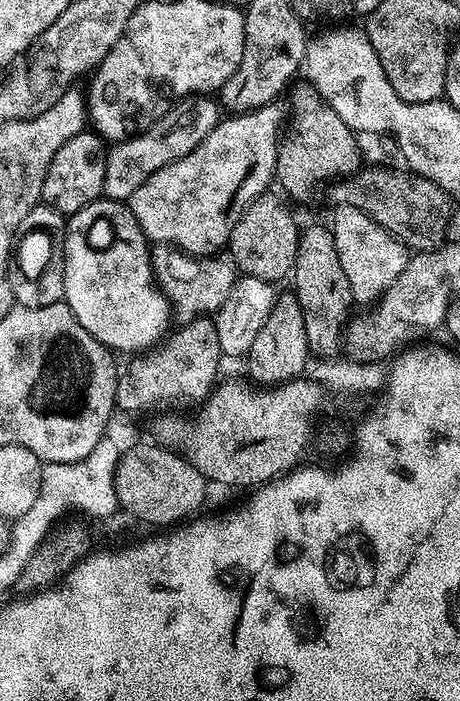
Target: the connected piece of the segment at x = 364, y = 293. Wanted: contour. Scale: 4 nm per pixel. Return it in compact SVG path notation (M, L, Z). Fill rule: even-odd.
M341 204L335 211L336 217L330 221L330 227L334 234L334 246L338 246L338 259L346 273L346 282L350 282L353 301L377 301L398 274L406 269L409 249L362 210Z

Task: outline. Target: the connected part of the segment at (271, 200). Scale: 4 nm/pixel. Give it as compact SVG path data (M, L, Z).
M272 195L260 196L250 202L250 206L246 206L242 218L234 222L226 252L243 275L277 282L284 275L285 279L296 267L301 229L296 228L296 220L292 217L291 210L278 197Z

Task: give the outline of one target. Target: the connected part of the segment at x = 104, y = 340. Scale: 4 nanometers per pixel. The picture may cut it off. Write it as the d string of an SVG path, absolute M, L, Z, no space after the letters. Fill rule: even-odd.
M101 198L82 210L71 213L63 225L62 236L65 266L63 303L68 304L70 310L74 310L74 318L78 318L78 322L82 322L86 331L99 344L105 344L109 350L121 348L122 351L128 352L127 354L136 354L153 347L165 335L164 327L168 324L168 316L170 320L170 305L152 275L150 241L145 236L142 226L138 226L138 218L134 218L132 209L127 203L119 200ZM99 220L107 220L112 227L112 242L106 248L95 248L88 241L88 231Z

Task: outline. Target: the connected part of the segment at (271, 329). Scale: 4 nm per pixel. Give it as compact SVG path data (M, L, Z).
M281 291L270 310L270 318L266 318L262 330L258 330L258 338L254 338L254 346L250 346L246 354L246 360L252 363L251 379L266 386L275 386L297 379L309 367L308 351L310 345L306 338L306 322L302 318L302 306L298 306L295 291Z

